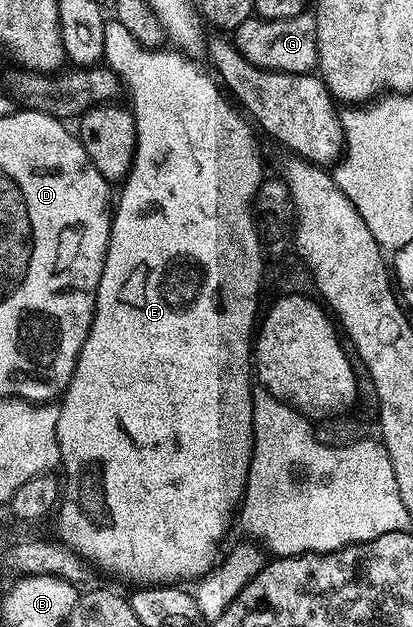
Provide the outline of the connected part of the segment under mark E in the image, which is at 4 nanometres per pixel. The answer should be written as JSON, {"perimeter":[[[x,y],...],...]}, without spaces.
{"perimeter":[[[109,18],[105,21],[103,50],[105,51],[104,63],[112,72],[116,72],[117,75],[120,76],[127,92],[133,95],[131,111],[135,118],[135,126],[137,127],[137,149],[135,150],[135,158],[129,171],[129,177],[123,181],[122,188],[125,189],[122,190],[121,197],[119,197],[118,200],[116,197],[115,200],[115,211],[112,213],[109,226],[107,258],[103,262],[103,278],[99,278],[97,301],[95,302],[95,314],[91,322],[91,330],[87,334],[87,342],[83,342],[83,350],[79,350],[79,358],[77,359],[77,365],[73,371],[71,382],[65,387],[63,395],[59,400],[57,441],[59,442],[59,450],[61,451],[60,467],[62,469],[65,468],[65,480],[63,476],[63,491],[60,493],[59,507],[55,512],[58,532],[56,535],[59,537],[60,543],[65,544],[72,552],[76,552],[82,561],[89,563],[90,560],[99,571],[106,572],[109,576],[118,576],[119,579],[126,580],[127,583],[133,584],[132,586],[173,586],[178,582],[185,582],[181,580],[196,581],[198,578],[205,576],[205,574],[218,563],[219,553],[217,554],[217,547],[220,546],[221,539],[224,538],[225,531],[229,528],[229,523],[231,523],[232,520],[234,523],[235,513],[238,511],[239,505],[245,495],[245,483],[249,477],[249,467],[251,466],[251,458],[253,457],[254,385],[252,383],[249,384],[249,376],[251,380],[251,345],[255,340],[255,325],[259,320],[257,299],[260,298],[261,294],[263,295],[263,259],[261,260],[263,245],[255,223],[255,208],[253,205],[254,198],[257,195],[257,189],[260,188],[263,183],[263,175],[261,176],[261,158],[257,154],[257,142],[253,138],[248,124],[245,122],[246,117],[230,103],[226,93],[218,86],[214,77],[212,75],[209,77],[201,69],[196,68],[196,66],[193,65],[196,63],[194,63],[188,55],[182,54],[177,50],[169,52],[170,50],[144,48],[139,42],[135,42],[135,38],[131,38],[131,34],[127,34],[127,29],[123,27],[123,22],[119,22],[115,18]]]}

